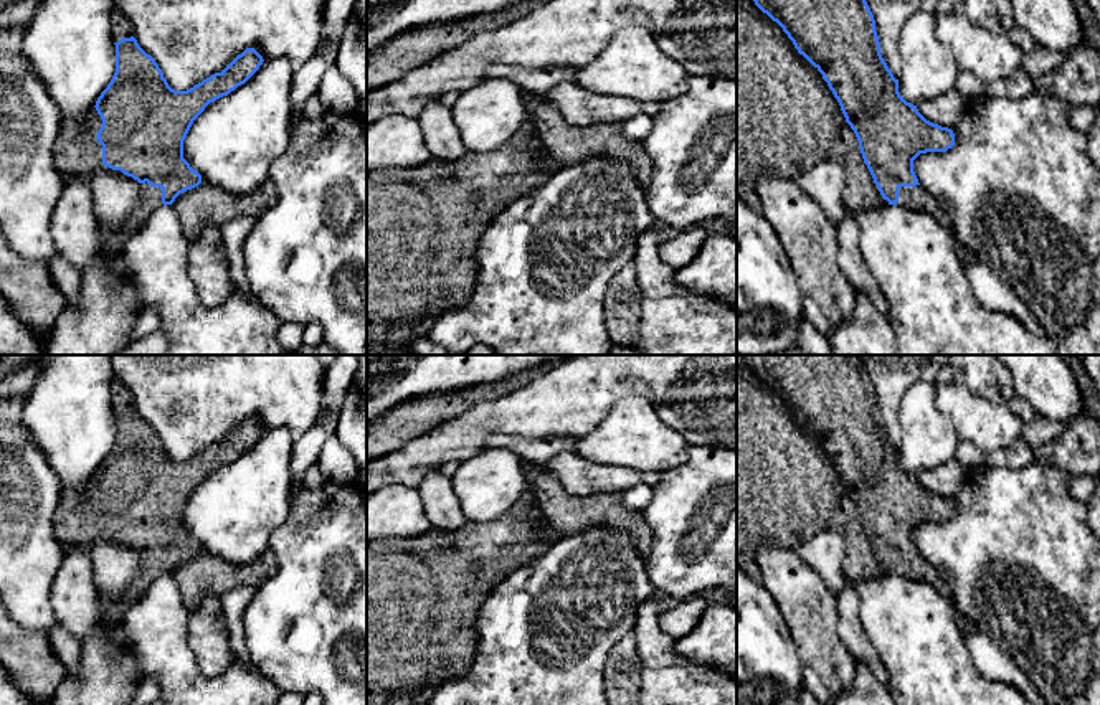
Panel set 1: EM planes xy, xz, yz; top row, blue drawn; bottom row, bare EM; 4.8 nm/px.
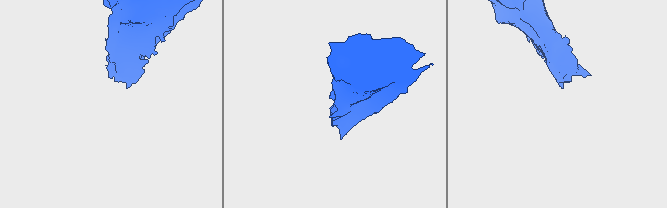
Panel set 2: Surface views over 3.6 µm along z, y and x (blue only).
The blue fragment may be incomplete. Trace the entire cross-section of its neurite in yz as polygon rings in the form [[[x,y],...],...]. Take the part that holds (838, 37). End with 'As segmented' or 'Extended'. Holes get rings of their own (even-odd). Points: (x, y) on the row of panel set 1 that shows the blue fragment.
[[[753,0],[776,21],[827,83],[837,99],[846,122],[854,130],[859,149],[884,205],[898,205],[933,216],[951,229],[951,220],[935,198],[925,192],[913,172],[913,160],[927,152],[946,152],[955,145],[955,134],[927,121],[917,106],[898,92],[894,78],[880,54],[875,20],[865,0]]]. Extended

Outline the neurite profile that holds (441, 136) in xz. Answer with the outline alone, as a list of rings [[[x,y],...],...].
[[[441,99],[431,101],[418,121],[433,159],[454,162],[467,152],[454,124],[453,111]]]

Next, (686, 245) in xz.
[[[700,225],[679,231],[672,239],[662,241],[661,259],[677,271],[694,261],[707,238],[709,234]]]

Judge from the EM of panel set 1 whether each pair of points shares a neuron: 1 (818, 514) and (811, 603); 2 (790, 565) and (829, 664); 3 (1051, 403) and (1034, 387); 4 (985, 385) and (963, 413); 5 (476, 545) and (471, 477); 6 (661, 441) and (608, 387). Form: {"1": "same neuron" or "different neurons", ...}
{"1": "different neurons", "2": "same neuron", "3": "same neuron", "4": "different neurons", "5": "different neurons", "6": "different neurons"}

